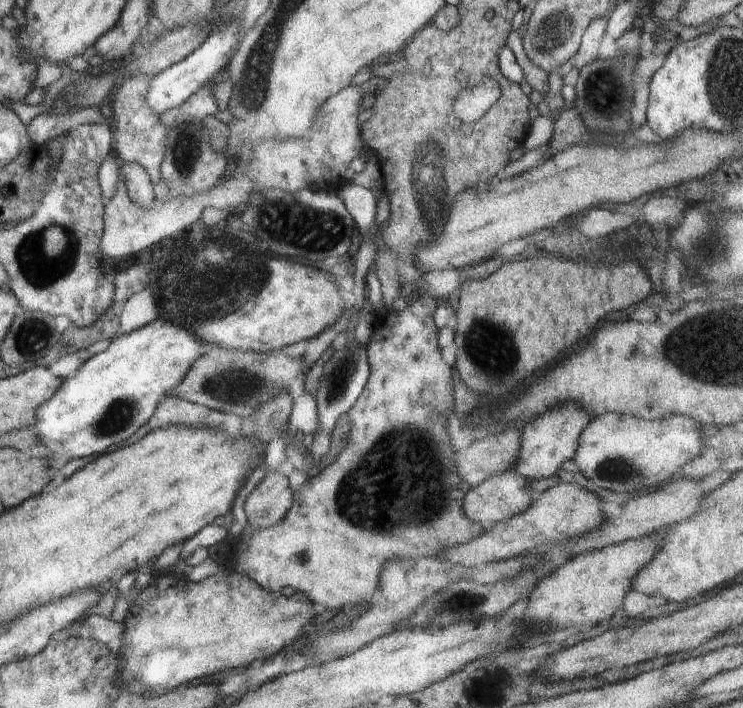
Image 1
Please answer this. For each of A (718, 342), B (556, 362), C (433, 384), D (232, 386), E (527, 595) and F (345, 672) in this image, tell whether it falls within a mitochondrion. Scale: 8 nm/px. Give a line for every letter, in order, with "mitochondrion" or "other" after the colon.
A: mitochondrion
B: other
C: other
D: mitochondrion
E: other
F: other

